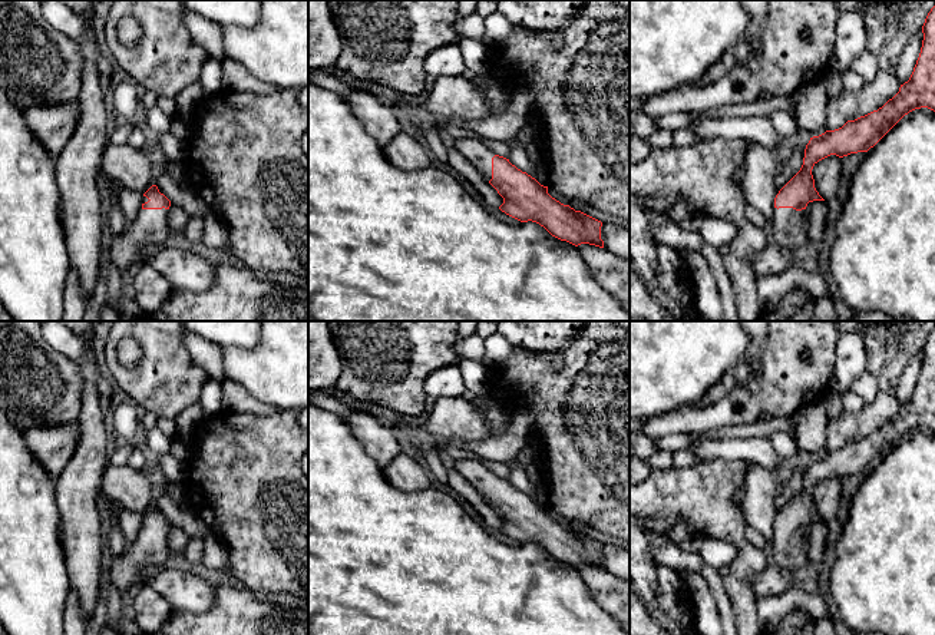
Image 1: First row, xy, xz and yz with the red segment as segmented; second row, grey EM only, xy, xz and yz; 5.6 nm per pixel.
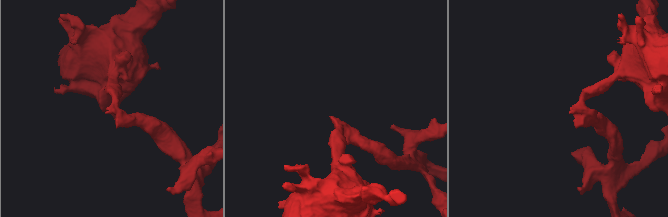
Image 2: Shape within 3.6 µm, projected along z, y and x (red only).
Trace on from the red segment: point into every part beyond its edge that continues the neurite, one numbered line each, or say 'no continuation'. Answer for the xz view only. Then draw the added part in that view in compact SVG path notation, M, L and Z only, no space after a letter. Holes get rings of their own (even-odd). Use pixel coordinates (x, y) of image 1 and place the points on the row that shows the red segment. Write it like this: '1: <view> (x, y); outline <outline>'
1: xz (478, 154); outline M457 138L453 148L462 153L489 182L492 179L492 158L496 155L476 138Z

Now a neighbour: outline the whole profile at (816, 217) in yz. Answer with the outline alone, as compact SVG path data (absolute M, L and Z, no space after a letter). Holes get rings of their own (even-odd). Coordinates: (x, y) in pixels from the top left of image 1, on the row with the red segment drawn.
M823 201L809 202L805 209L805 218L807 224L807 235L815 244L822 242L826 238L827 225L827 206Z

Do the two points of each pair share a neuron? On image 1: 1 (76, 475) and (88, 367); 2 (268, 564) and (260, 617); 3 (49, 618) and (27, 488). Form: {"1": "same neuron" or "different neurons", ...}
{"1": "same neuron", "2": "different neurons", "3": "same neuron"}

